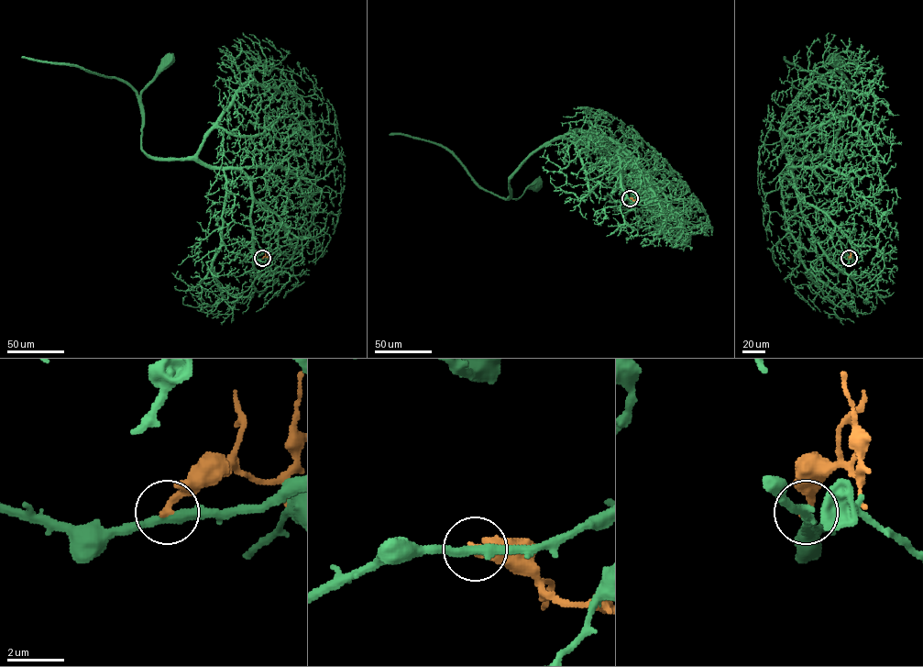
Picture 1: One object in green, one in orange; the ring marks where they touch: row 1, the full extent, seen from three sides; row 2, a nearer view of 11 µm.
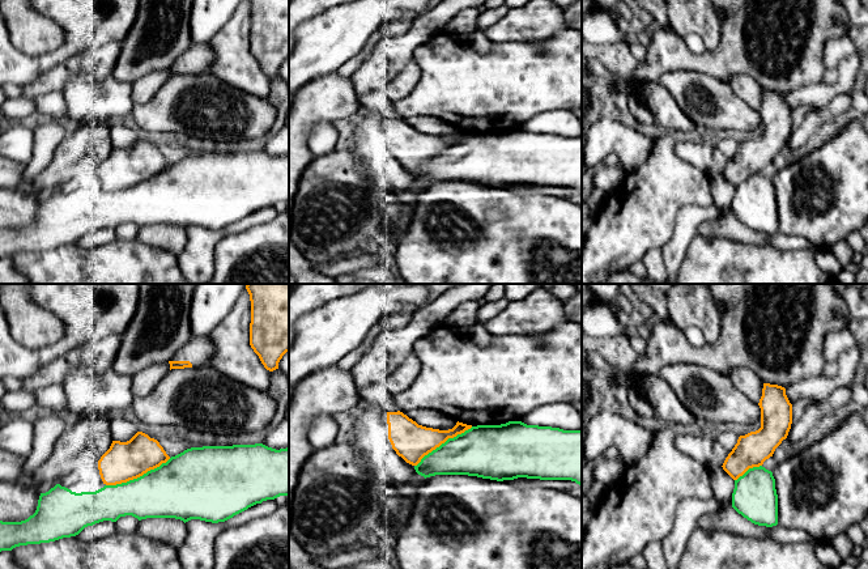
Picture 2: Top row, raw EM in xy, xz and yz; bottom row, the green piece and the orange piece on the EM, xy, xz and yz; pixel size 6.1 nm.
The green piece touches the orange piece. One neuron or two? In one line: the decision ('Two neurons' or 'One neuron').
Two neurons

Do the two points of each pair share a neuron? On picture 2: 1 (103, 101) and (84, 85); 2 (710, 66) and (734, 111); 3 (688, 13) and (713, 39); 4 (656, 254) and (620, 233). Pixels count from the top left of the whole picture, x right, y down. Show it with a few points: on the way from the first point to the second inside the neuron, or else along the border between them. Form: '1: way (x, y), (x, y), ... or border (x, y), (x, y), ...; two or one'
1: way (98, 100), (89, 90); one
2: border (686, 69), (706, 72), (730, 83); two
3: way (694, 20), (707, 33); one
4: border (660, 247), (652, 247), (641, 259); two

